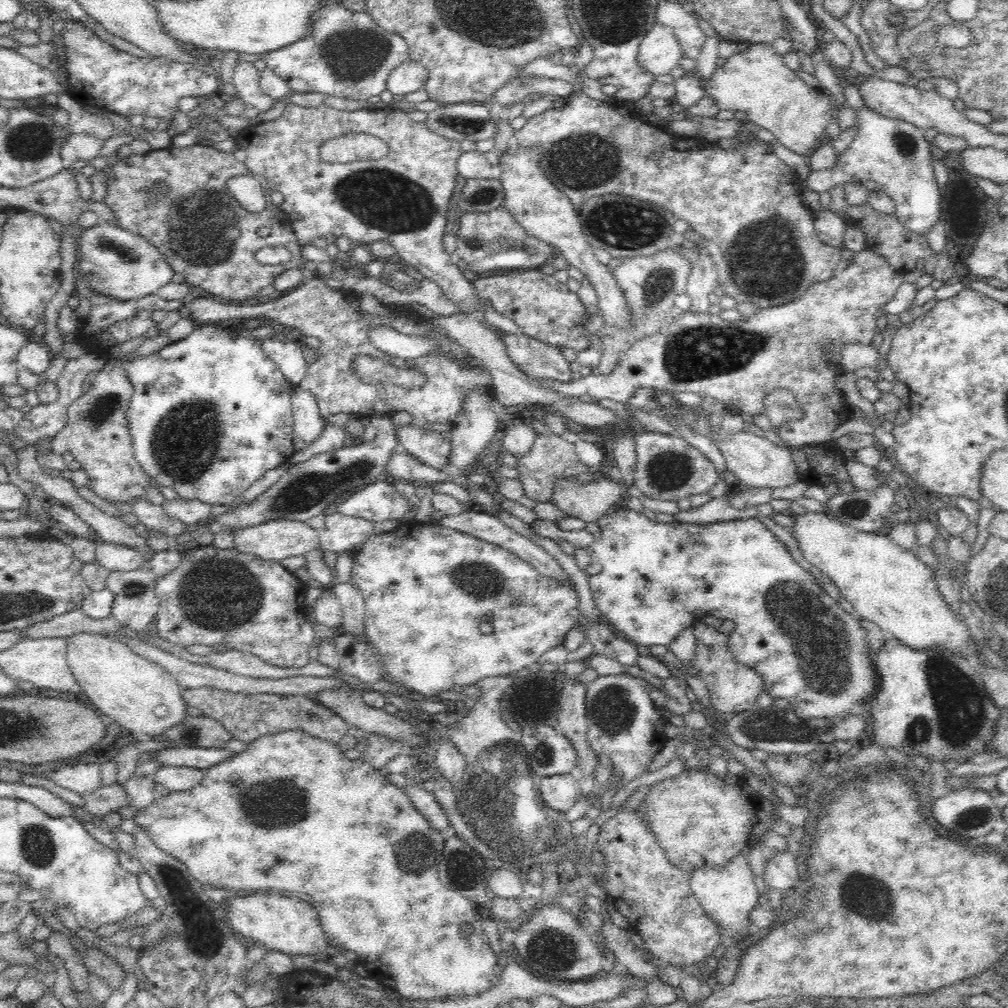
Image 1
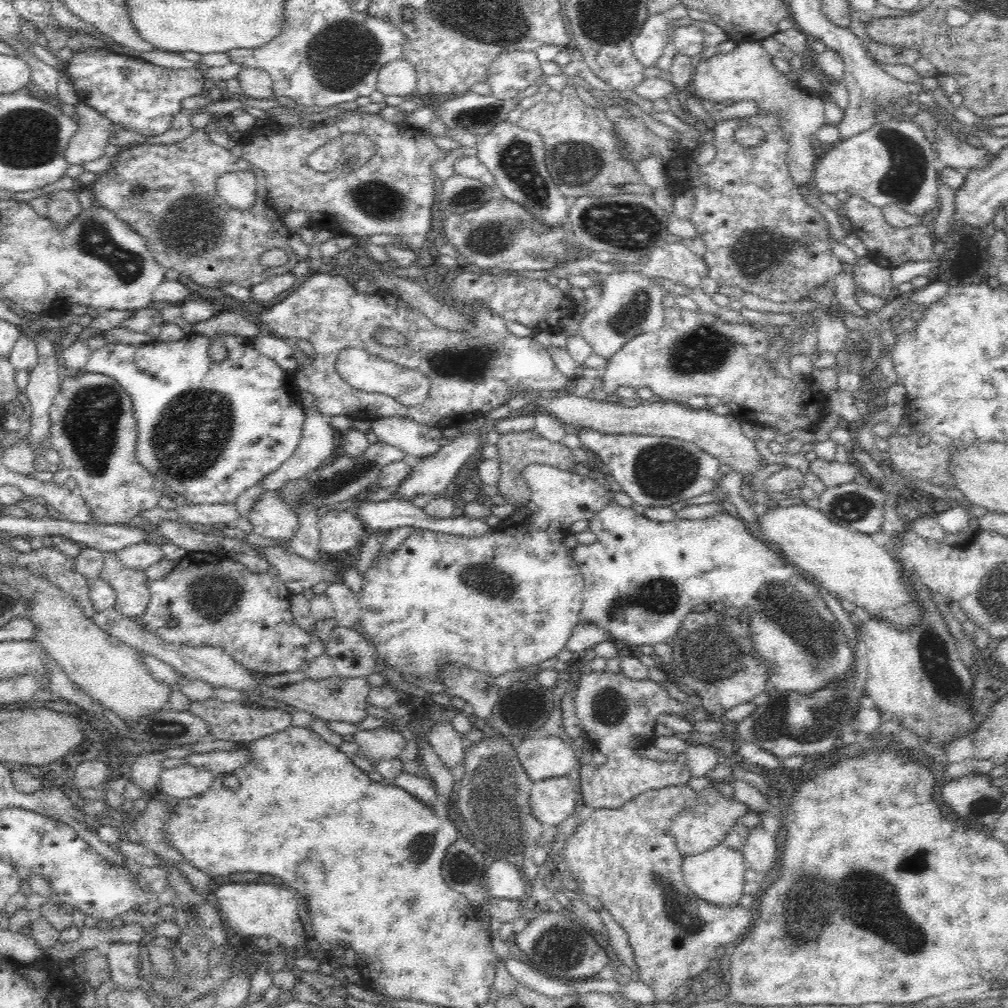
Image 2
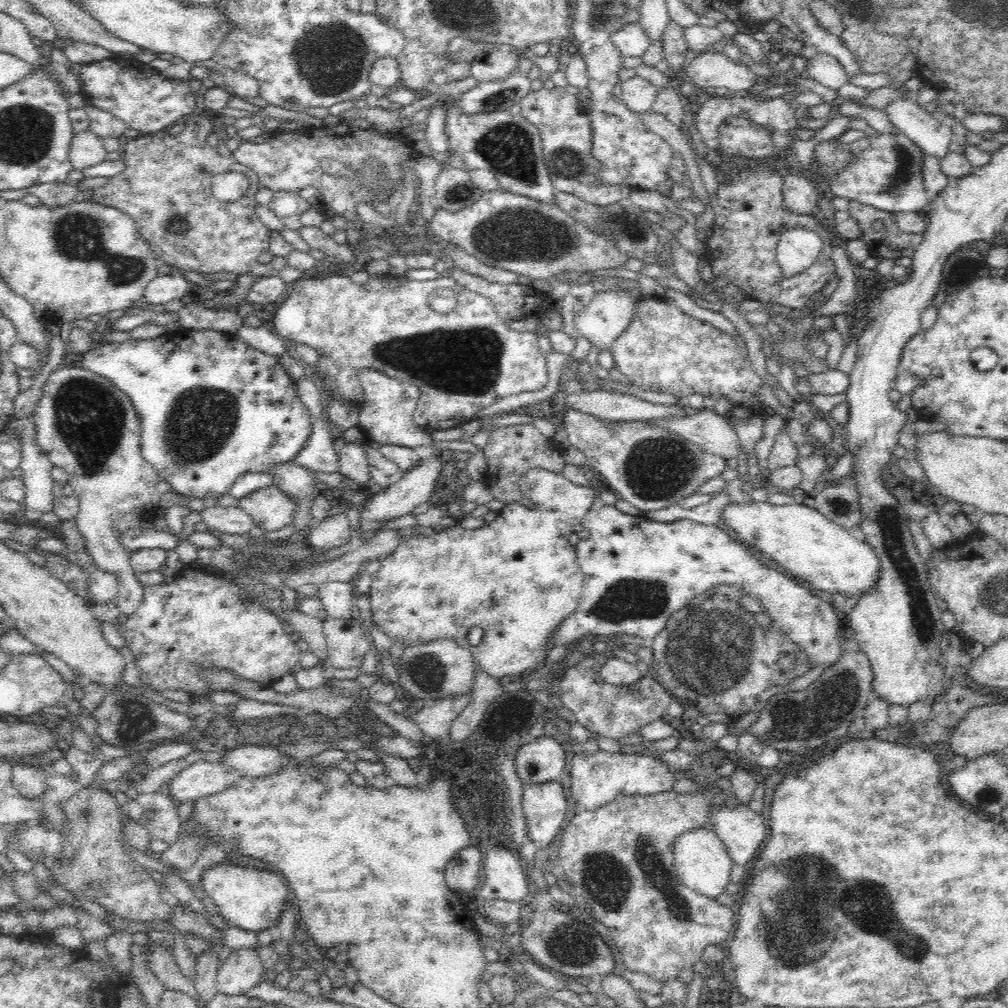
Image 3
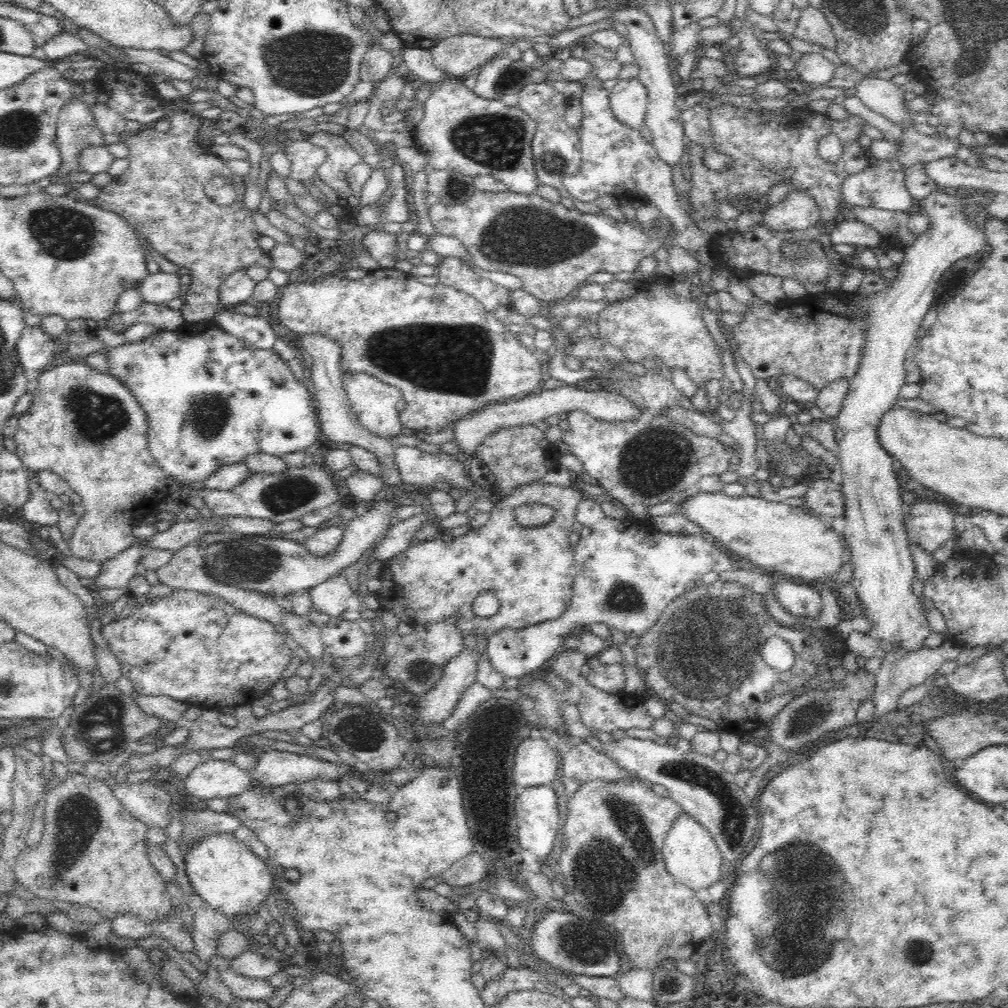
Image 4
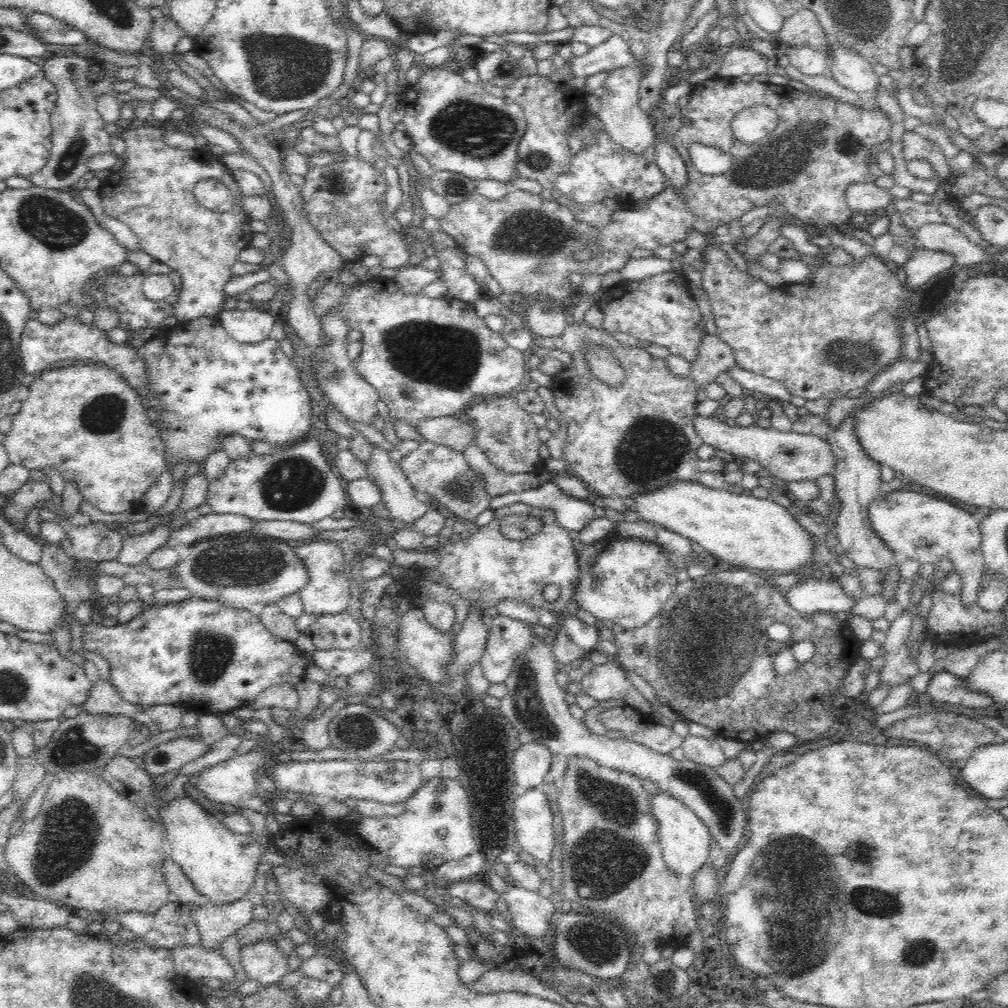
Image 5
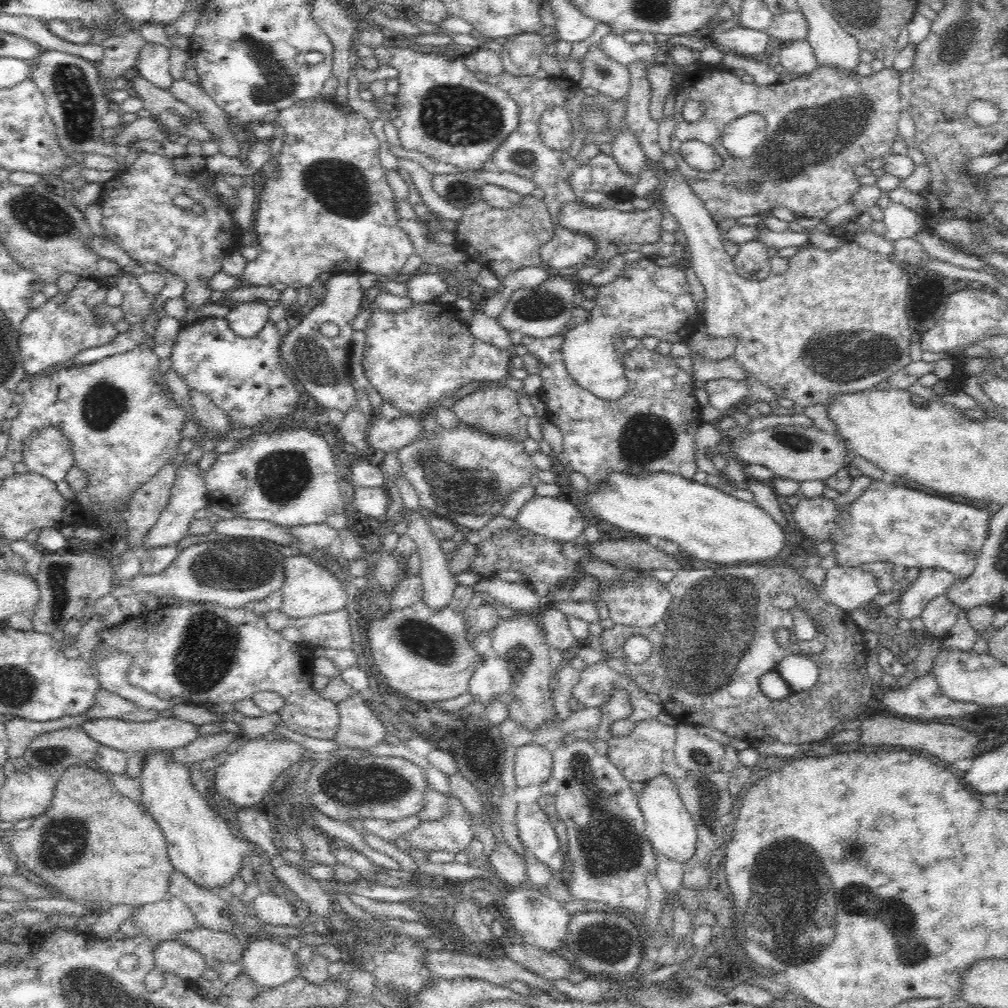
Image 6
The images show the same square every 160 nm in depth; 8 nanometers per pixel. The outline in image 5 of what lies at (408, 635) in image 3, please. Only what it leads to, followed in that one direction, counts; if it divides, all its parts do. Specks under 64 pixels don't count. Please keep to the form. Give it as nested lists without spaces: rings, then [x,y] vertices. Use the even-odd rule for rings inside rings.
[[[520,501],[516,502],[515,504],[512,504],[512,505],[502,506],[502,508],[498,508],[498,510],[493,510],[493,520],[491,520],[487,525],[484,525],[483,527],[479,527],[478,529],[476,529],[474,531],[474,533],[471,534],[469,537],[464,538],[464,539],[455,538],[449,544],[446,544],[444,546],[436,545],[429,550],[422,549],[422,551],[425,551],[425,552],[430,551],[432,553],[435,553],[435,556],[439,557],[439,560],[437,561],[437,563],[435,565],[432,565],[431,567],[423,568],[423,567],[416,566],[416,567],[405,568],[407,570],[411,570],[411,573],[407,573],[405,575],[398,576],[395,578],[396,584],[399,585],[398,593],[400,594],[400,596],[402,596],[402,599],[408,598],[410,600],[410,602],[412,602],[413,608],[422,608],[424,606],[424,603],[428,599],[432,599],[432,598],[428,597],[429,585],[433,584],[433,583],[438,584],[438,585],[443,586],[446,589],[453,590],[454,594],[457,594],[460,598],[463,598],[464,600],[469,600],[469,602],[470,602],[469,606],[471,608],[471,612],[474,612],[474,613],[482,616],[483,618],[489,617],[490,619],[496,618],[499,615],[499,612],[497,611],[497,608],[495,606],[499,600],[504,600],[504,599],[516,599],[518,601],[522,601],[522,602],[528,604],[528,606],[530,606],[532,608],[544,609],[552,614],[555,614],[559,618],[561,618],[563,615],[566,615],[567,613],[571,612],[571,609],[572,609],[571,601],[574,596],[574,588],[576,586],[576,576],[578,576],[577,550],[572,545],[573,540],[570,538],[570,534],[568,533],[568,530],[566,530],[565,528],[562,528],[562,525],[559,524],[559,522],[557,522],[556,517],[555,517],[555,512],[553,510],[550,510],[549,508],[546,508],[544,515],[543,515],[542,530],[540,532],[538,532],[538,534],[535,534],[534,536],[531,536],[530,538],[526,538],[526,540],[510,540],[509,538],[506,538],[502,534],[501,528],[500,528],[500,523],[501,523],[502,518],[504,518],[504,516],[508,516],[508,514],[529,514],[531,511],[533,511],[533,509],[528,504],[522,503]],[[548,584],[554,584],[554,586],[558,586],[558,588],[560,588],[559,596],[556,600],[554,600],[554,602],[549,602],[546,599],[544,599],[544,588],[546,588],[546,586],[548,586]]]

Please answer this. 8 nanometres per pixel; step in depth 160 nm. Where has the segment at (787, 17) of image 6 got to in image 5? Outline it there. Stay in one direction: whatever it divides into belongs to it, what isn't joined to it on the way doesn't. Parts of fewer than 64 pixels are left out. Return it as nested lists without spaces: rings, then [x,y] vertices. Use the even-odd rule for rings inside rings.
[[[802,8],[792,18],[785,20],[775,42],[786,42],[790,47],[809,46],[831,57],[831,41],[814,12]]]

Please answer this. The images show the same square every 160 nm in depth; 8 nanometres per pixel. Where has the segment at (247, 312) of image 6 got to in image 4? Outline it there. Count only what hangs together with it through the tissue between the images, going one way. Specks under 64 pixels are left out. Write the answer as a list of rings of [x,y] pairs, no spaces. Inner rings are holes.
[[[222,309],[213,319],[227,334],[238,338],[247,347],[274,351],[277,337],[266,318],[238,314],[232,309]]]

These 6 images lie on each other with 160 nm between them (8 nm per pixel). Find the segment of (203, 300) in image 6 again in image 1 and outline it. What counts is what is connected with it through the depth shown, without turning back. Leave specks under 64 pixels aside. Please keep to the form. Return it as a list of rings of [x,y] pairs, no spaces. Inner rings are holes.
[[[201,144],[185,148],[170,146],[163,150],[151,150],[146,154],[130,154],[127,161],[112,160],[109,172],[108,195],[103,202],[118,216],[118,226],[139,235],[154,245],[168,265],[174,269],[174,273],[184,276],[185,285],[202,288],[206,293],[222,298],[221,300],[225,300],[226,303],[240,305],[258,296],[260,290],[266,286],[274,284],[274,280],[280,274],[301,268],[304,263],[301,247],[293,232],[293,216],[284,213],[280,207],[276,207],[267,194],[266,208],[261,212],[250,212],[240,207],[238,201],[229,193],[226,183],[230,178],[240,175],[252,175],[254,178],[259,178],[259,175],[251,172],[244,162],[234,157],[234,152],[218,151]],[[156,180],[167,182],[170,192],[162,204],[149,208],[147,201],[151,194],[152,182]],[[266,247],[285,249],[291,258],[280,265],[262,265],[256,261],[256,254]]]

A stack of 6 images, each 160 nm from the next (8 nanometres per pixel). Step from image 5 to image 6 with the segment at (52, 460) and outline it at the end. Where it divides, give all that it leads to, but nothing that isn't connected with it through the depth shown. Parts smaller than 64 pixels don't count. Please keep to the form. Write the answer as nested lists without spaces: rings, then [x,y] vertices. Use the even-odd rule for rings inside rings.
[[[150,336],[150,342],[146,340],[144,346],[128,354],[118,354],[33,377],[30,388],[23,392],[18,414],[12,418],[5,457],[14,464],[23,462],[25,442],[42,429],[56,427],[70,443],[72,466],[80,469],[86,477],[86,492],[91,502],[104,509],[106,520],[110,523],[126,519],[130,513],[132,496],[174,458],[176,446],[181,441],[182,424],[187,420],[182,408],[174,401],[170,403],[162,395],[160,387],[154,385],[156,375],[152,372],[158,358],[152,346],[153,336]]]

